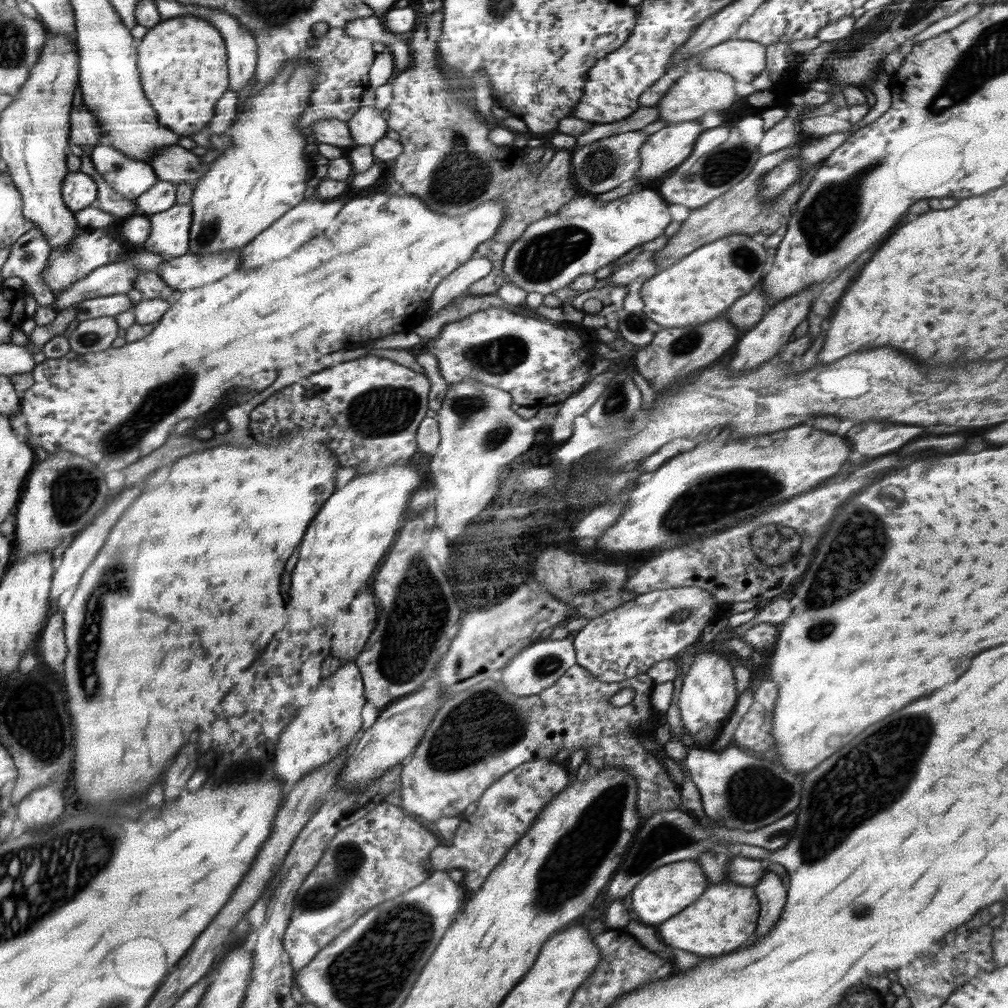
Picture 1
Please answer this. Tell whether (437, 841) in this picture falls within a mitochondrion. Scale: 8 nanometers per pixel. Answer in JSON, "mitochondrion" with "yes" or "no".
{"mitochondrion":"no"}

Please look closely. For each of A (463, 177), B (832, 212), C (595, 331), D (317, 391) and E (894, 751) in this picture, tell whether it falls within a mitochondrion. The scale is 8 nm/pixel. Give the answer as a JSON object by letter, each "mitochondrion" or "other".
{"A":"mitochondrion","B":"mitochondrion","C":"other","D":"other","E":"mitochondrion"}

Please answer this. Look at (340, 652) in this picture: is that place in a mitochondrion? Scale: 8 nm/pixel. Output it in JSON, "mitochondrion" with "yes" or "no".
{"mitochondrion":"no"}

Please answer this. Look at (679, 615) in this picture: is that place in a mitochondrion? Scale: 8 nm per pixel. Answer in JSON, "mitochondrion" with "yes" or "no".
{"mitochondrion":"yes"}

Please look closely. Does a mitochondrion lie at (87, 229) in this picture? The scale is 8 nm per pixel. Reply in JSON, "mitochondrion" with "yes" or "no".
{"mitochondrion":"no"}

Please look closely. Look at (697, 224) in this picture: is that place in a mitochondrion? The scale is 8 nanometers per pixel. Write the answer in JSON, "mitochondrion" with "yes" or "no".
{"mitochondrion":"no"}

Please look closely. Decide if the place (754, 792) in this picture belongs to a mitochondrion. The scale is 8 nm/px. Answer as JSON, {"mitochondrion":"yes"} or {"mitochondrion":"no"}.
{"mitochondrion":"yes"}

